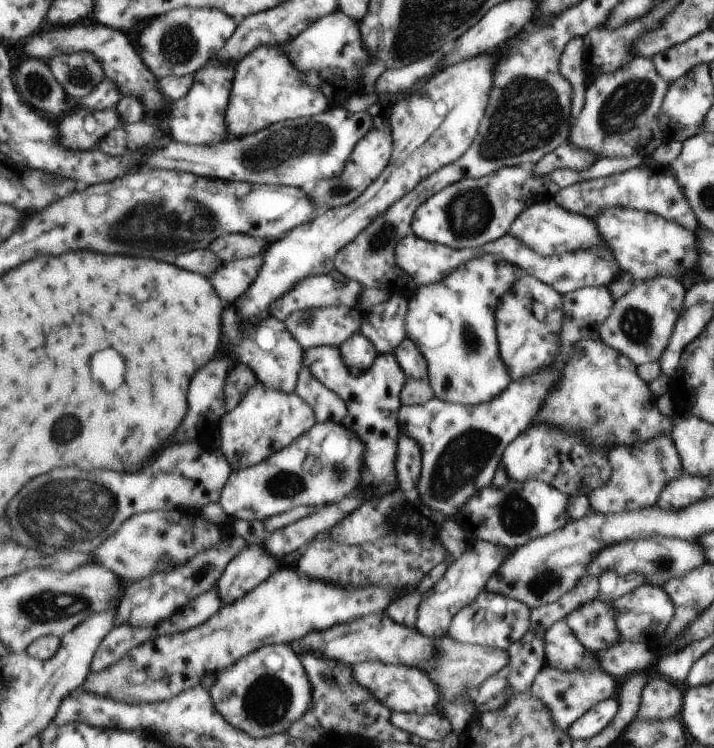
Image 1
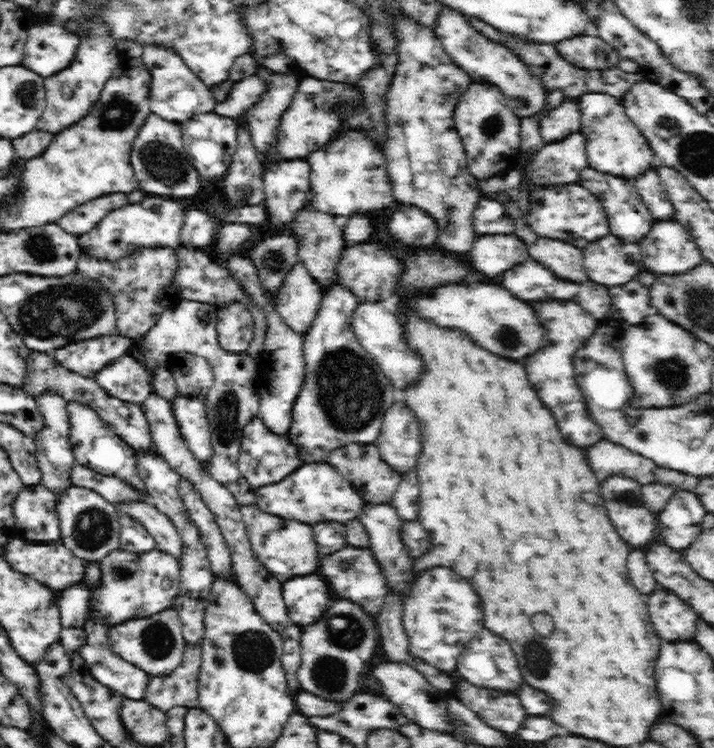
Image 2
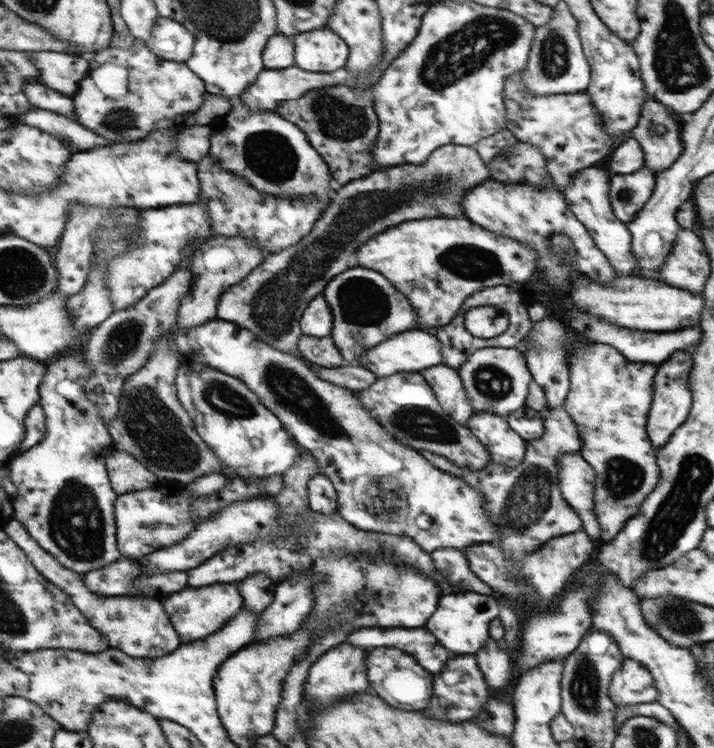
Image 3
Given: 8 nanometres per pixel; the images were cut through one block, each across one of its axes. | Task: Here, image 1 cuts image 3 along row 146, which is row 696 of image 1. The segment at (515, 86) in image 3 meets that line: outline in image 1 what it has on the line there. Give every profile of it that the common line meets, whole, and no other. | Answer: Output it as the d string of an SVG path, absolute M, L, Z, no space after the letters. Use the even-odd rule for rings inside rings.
M546 665L536 675L530 692L549 708L555 725L559 729L568 731L568 728L590 708L614 696L614 692L617 692L617 684L618 681L604 670L562 671Z

